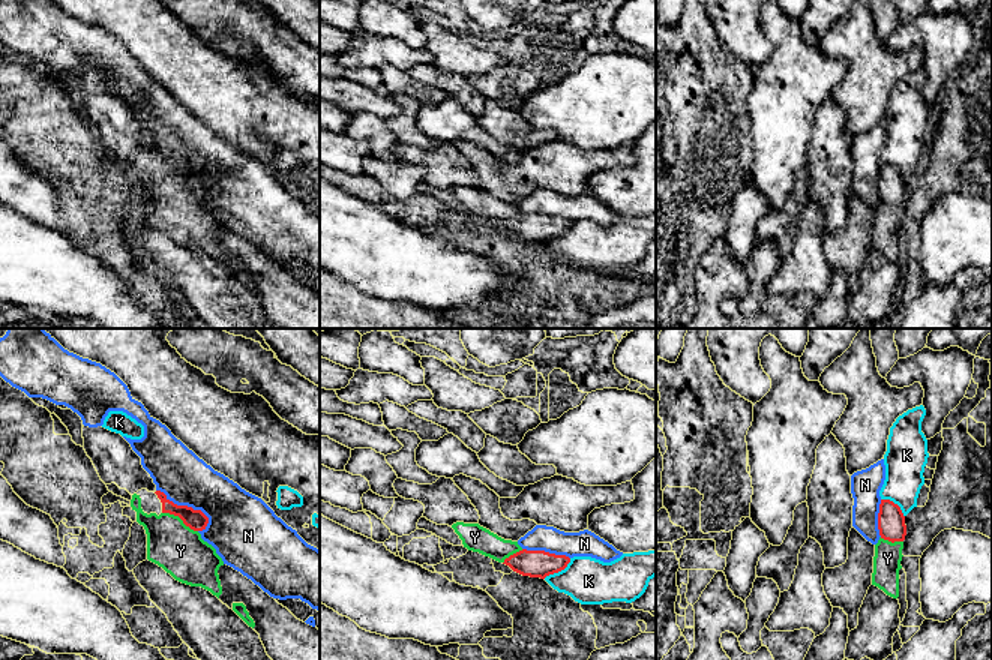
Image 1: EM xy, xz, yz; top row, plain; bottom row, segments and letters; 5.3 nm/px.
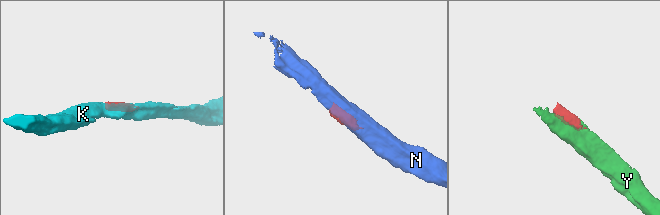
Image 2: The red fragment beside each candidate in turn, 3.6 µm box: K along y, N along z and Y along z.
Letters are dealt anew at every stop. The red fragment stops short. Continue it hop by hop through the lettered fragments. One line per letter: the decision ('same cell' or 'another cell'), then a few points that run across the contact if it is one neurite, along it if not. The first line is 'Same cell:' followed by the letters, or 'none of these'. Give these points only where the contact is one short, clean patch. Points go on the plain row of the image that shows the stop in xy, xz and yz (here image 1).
Same cell: Y
K: another cell
N: another cell
Y: same cell

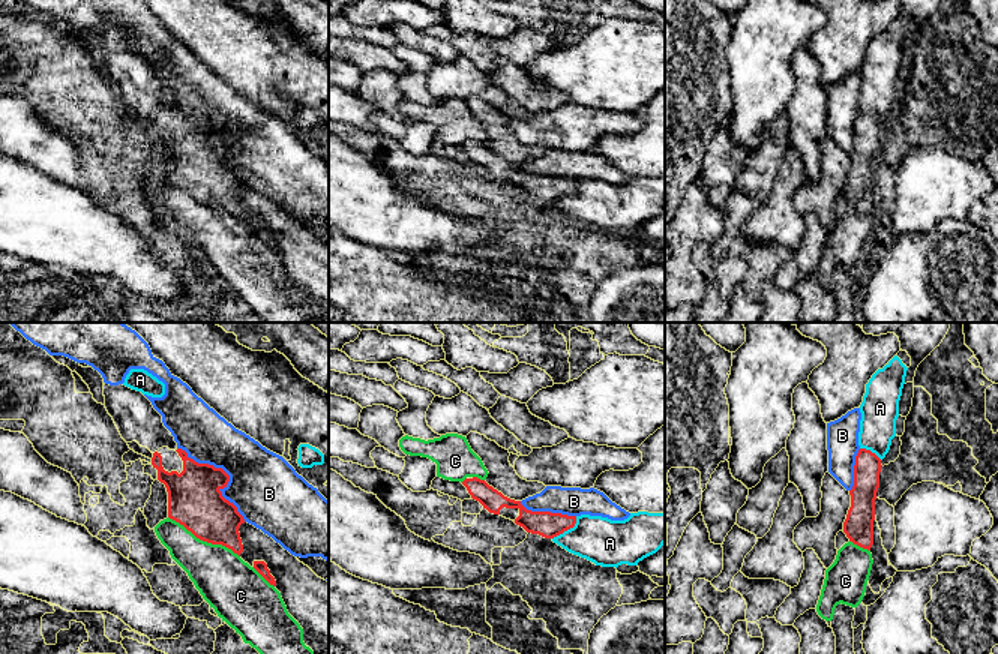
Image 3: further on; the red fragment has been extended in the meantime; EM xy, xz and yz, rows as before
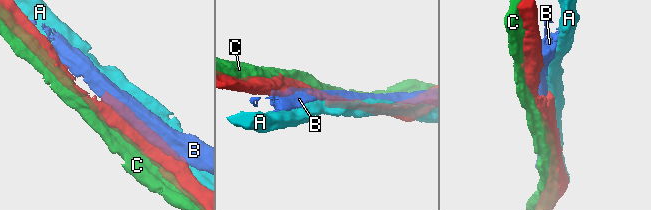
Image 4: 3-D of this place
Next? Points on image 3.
Same cell: none of these
A: another cell
B: another cell
C: another cell

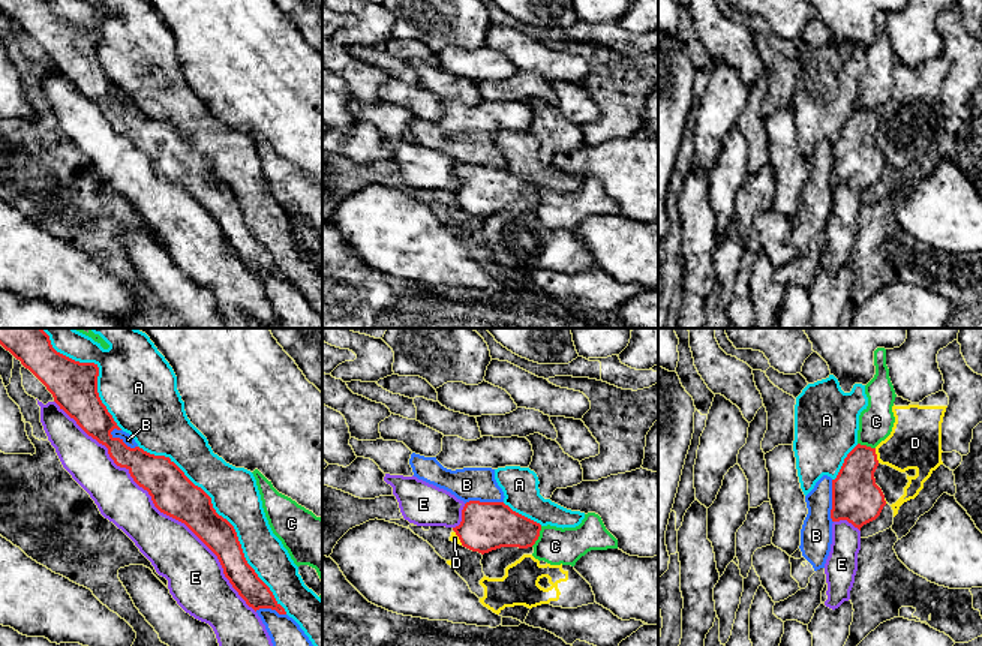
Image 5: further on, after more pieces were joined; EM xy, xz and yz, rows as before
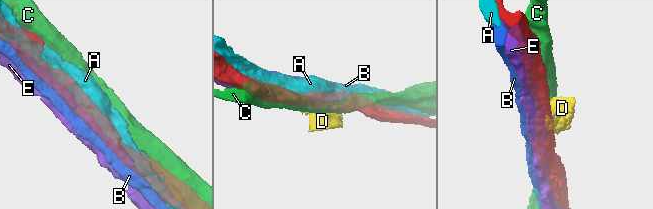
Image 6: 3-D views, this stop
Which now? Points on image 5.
Same cell: none of these
A: another cell
B: another cell
C: another cell
D: another cell
E: another cell

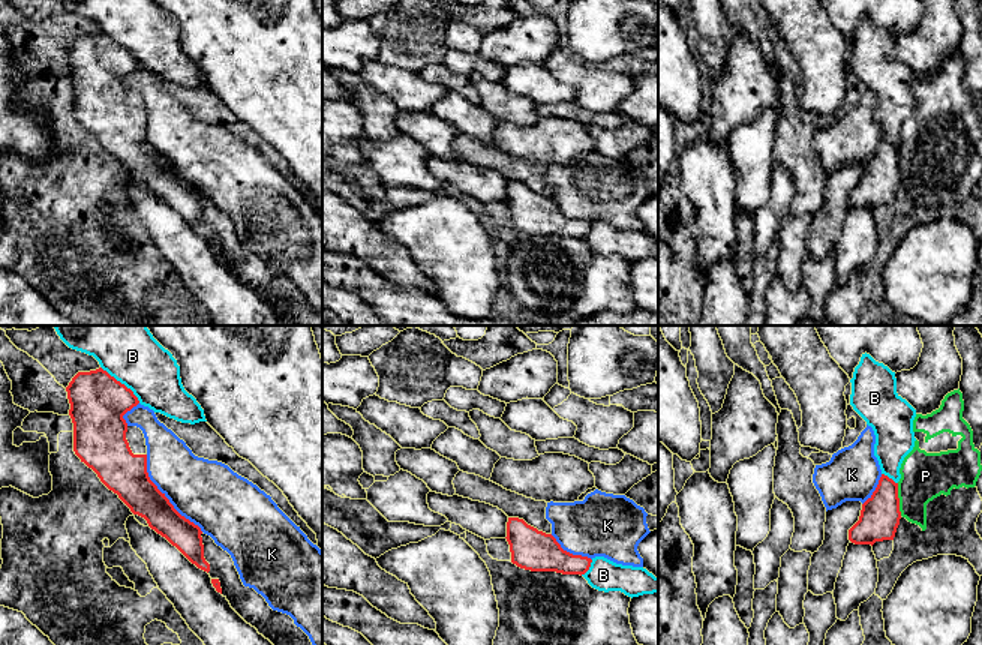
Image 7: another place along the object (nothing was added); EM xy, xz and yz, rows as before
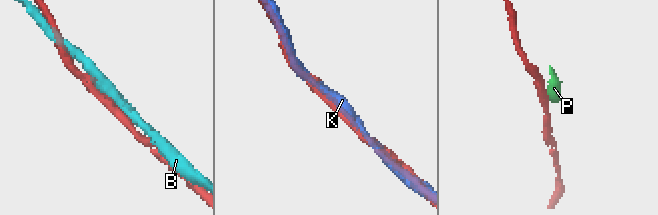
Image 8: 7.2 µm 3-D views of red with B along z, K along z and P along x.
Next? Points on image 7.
Same cell: none of these
B: another cell
K: another cell
P: another cell; line yz (897, 147), (898, 174), (901, 179)

